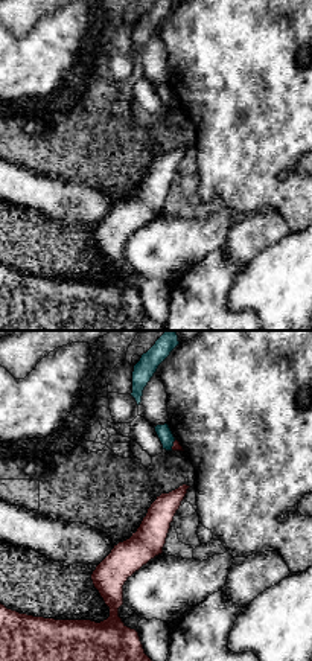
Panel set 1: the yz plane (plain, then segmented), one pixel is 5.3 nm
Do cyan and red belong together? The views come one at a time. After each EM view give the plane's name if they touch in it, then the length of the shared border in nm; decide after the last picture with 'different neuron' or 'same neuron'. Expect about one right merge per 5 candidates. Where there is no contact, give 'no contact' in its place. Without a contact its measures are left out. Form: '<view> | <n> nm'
yz | 60 nm

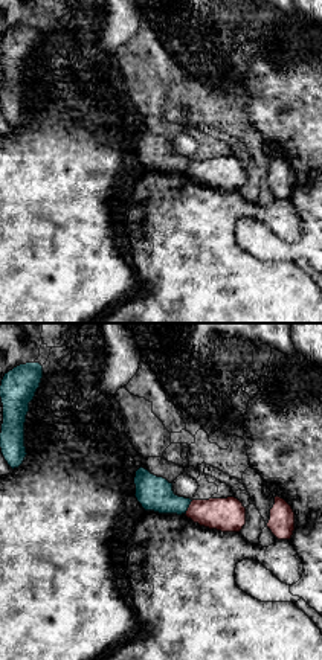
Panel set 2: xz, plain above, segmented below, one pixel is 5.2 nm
xz | 90 nm

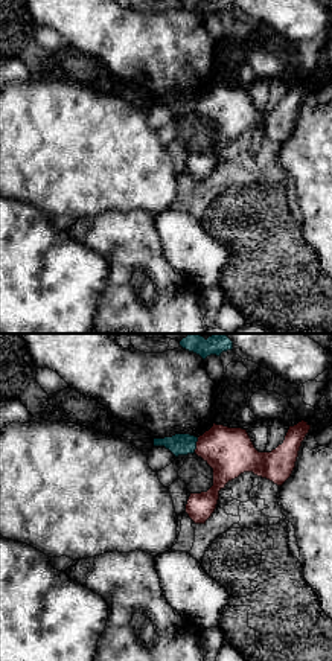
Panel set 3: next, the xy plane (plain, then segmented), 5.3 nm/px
xy | 80 nm

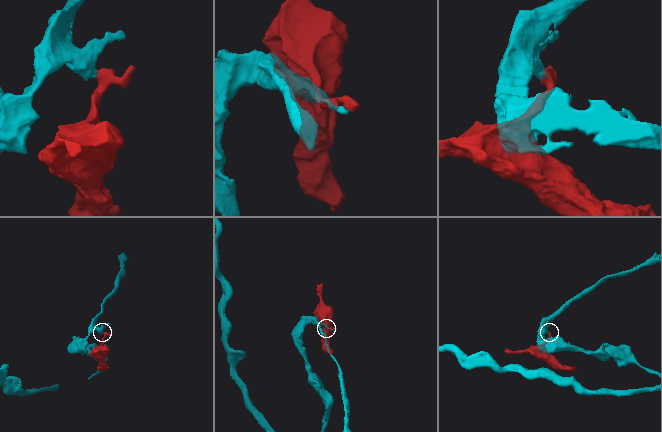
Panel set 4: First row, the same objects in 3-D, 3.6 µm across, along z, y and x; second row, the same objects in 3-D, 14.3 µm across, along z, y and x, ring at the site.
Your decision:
different neuron

